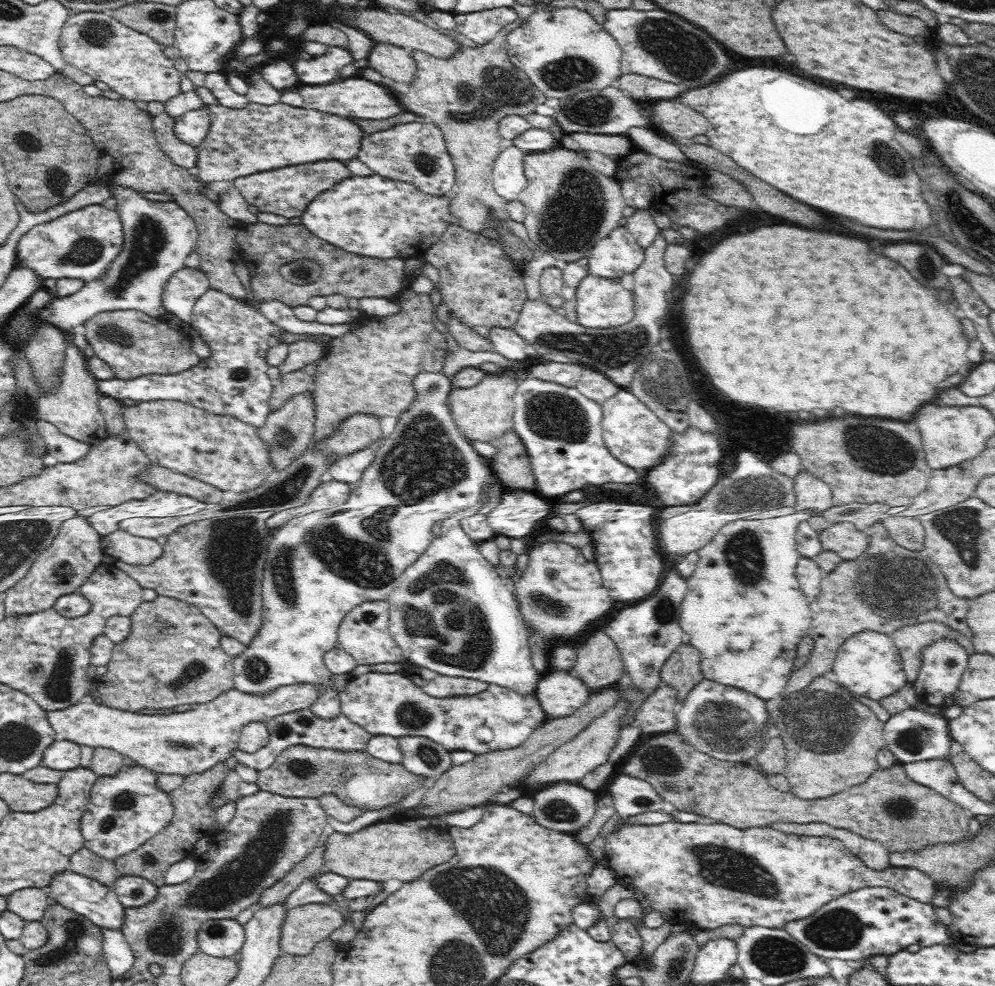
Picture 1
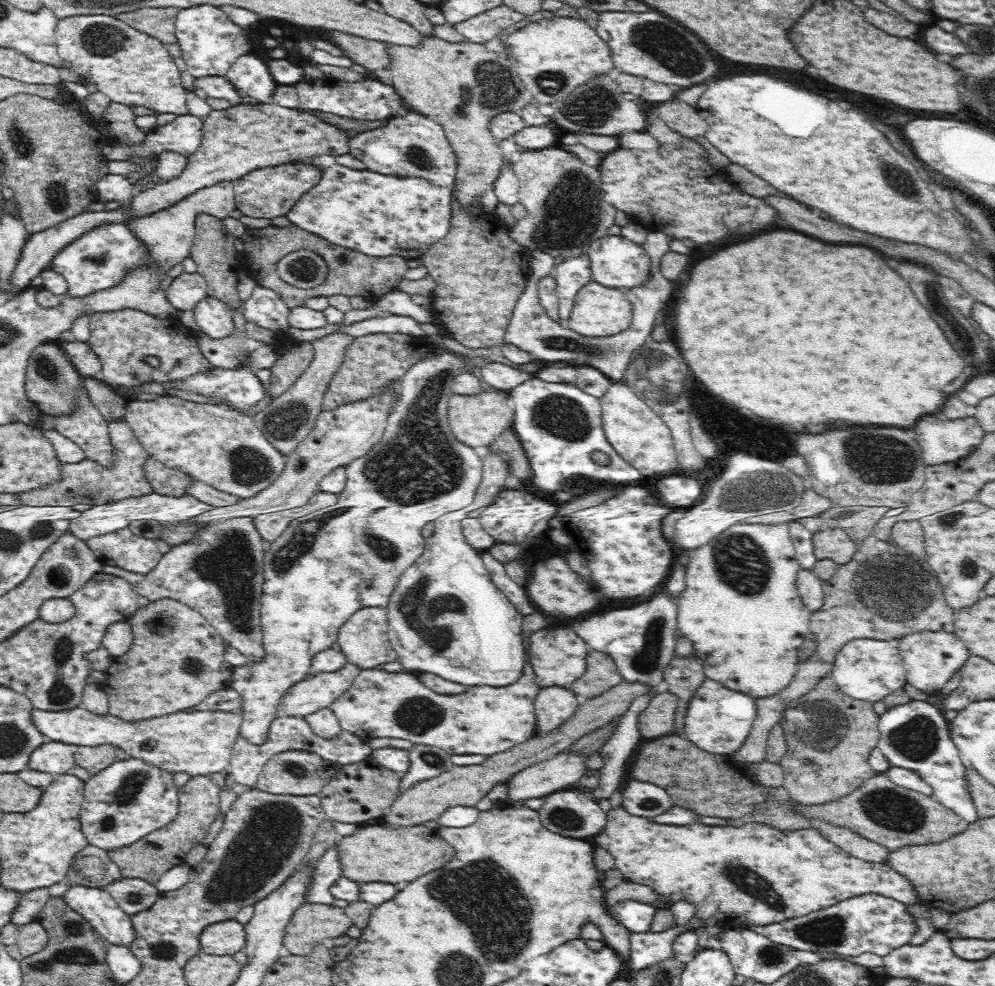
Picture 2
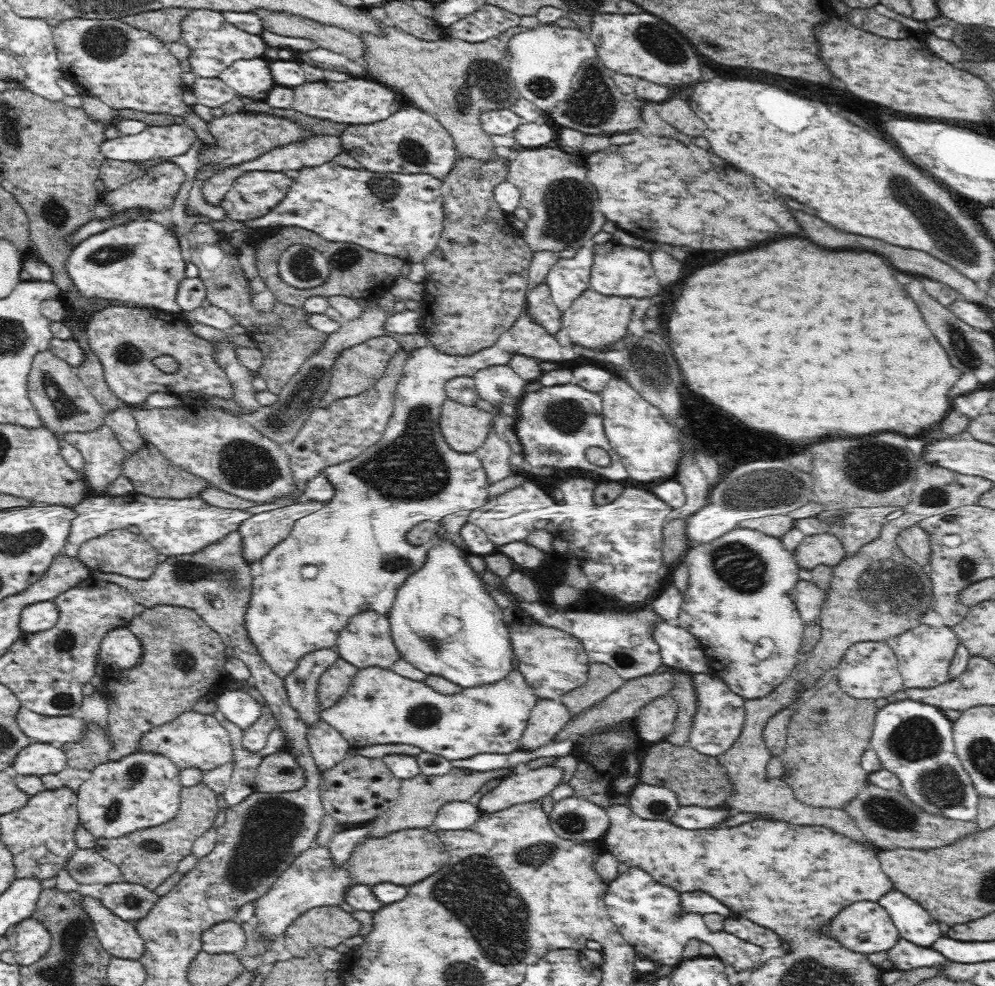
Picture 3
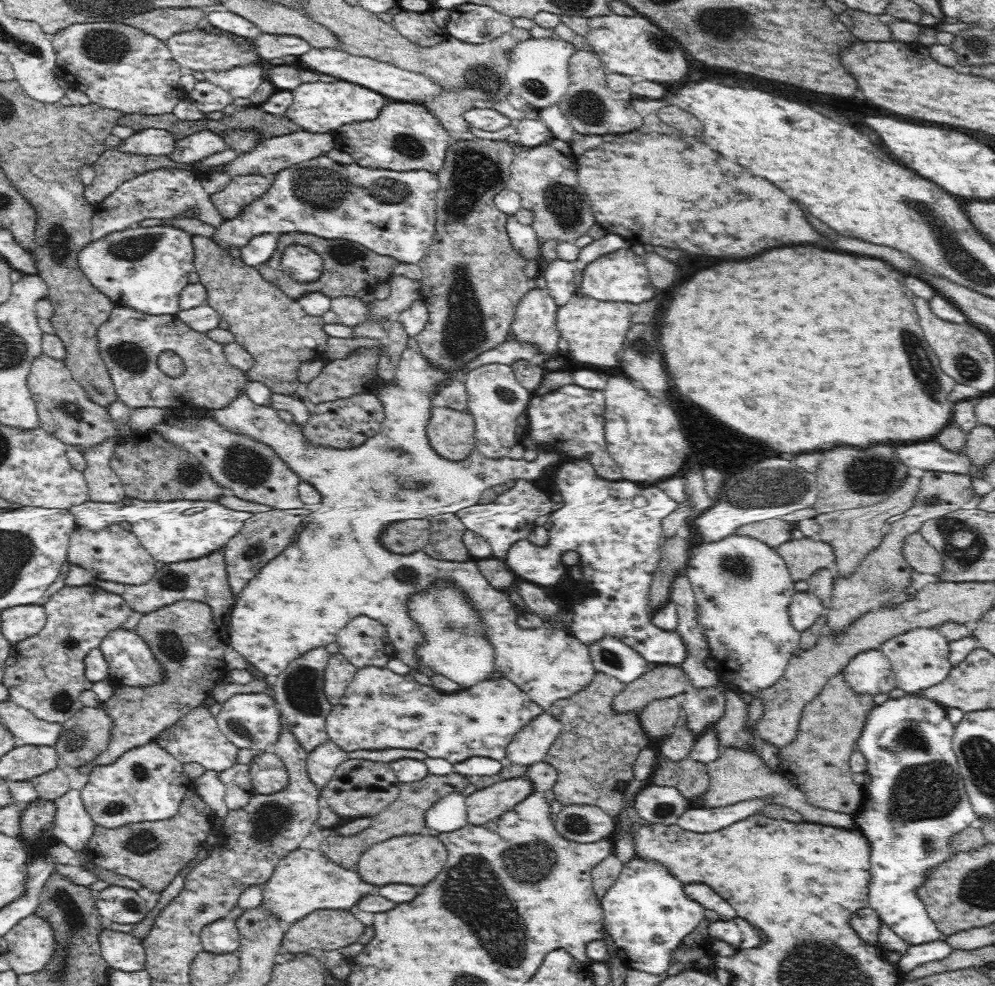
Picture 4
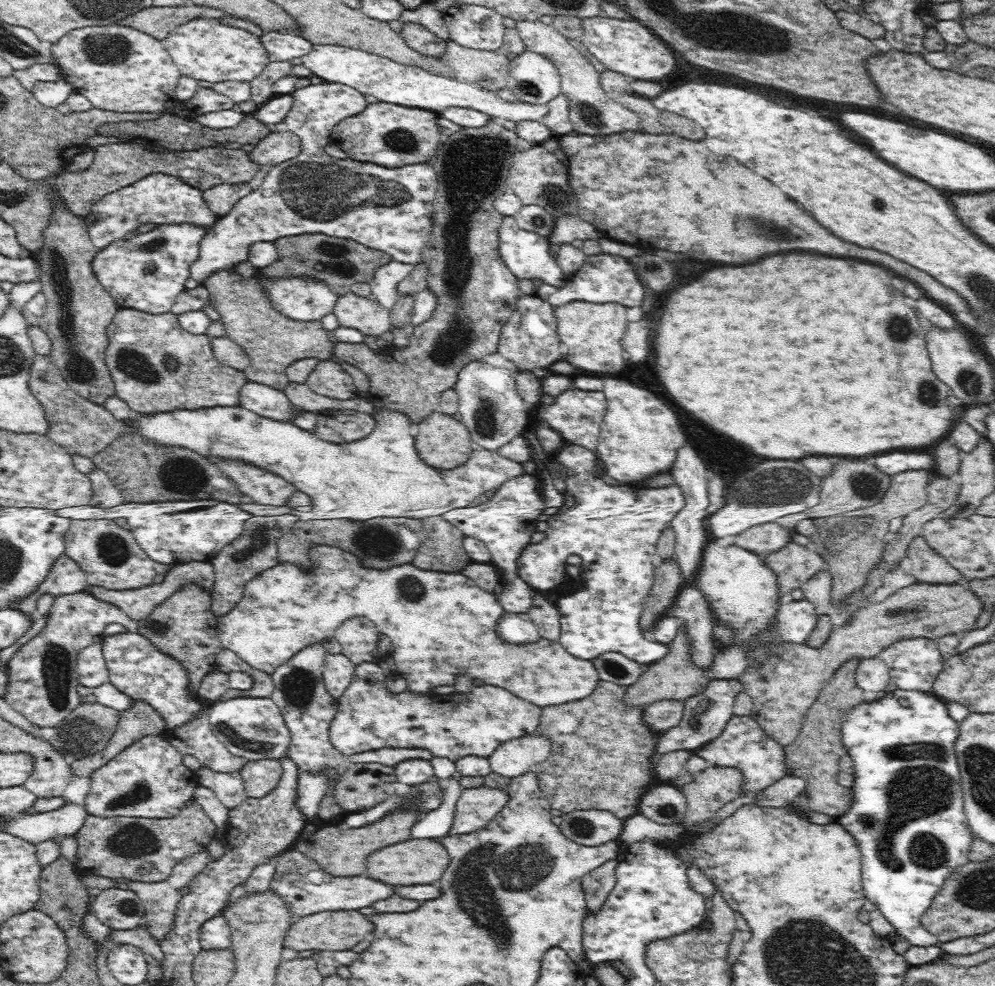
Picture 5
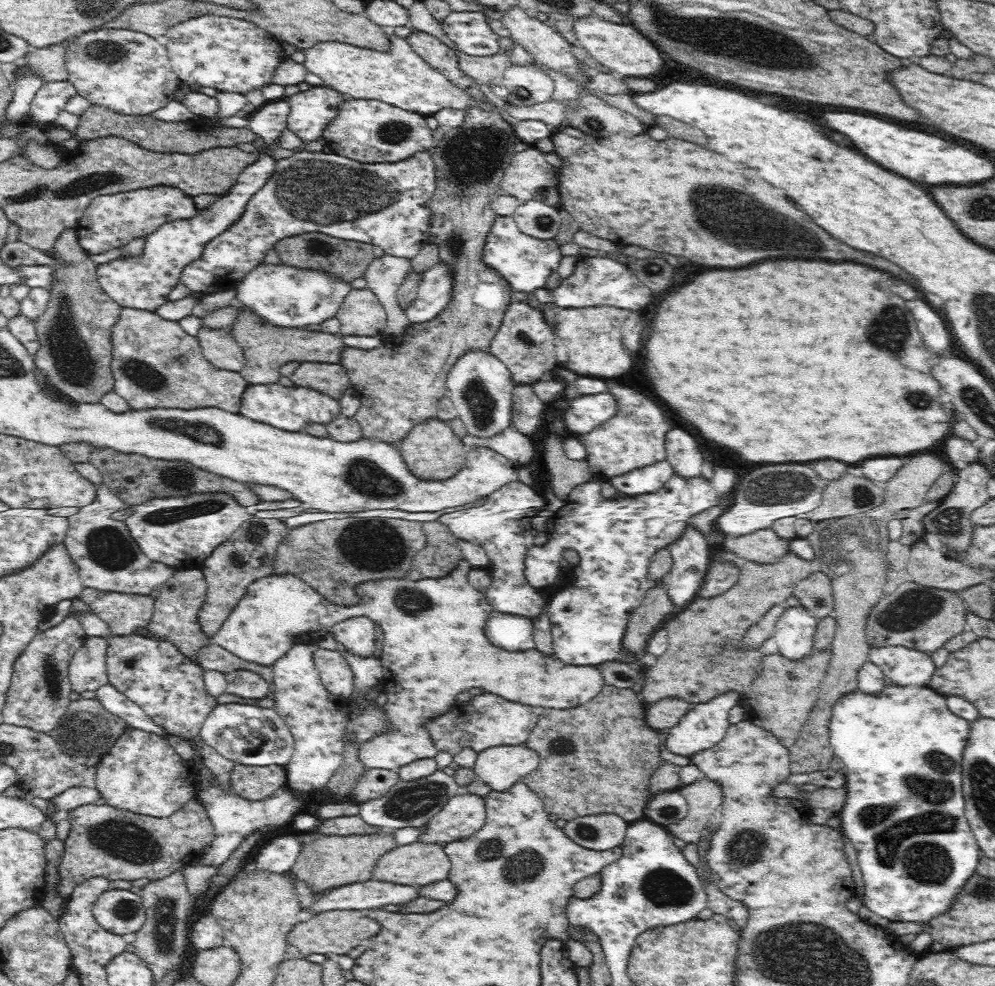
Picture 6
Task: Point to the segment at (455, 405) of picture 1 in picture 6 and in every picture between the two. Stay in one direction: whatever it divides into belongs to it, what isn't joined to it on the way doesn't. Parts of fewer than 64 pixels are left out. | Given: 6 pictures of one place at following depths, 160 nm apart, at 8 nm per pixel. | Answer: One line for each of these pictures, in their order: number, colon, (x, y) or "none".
2: (477, 420)
3: (465, 428)
4: (451, 433)
5: (443, 442)
6: (432, 451)

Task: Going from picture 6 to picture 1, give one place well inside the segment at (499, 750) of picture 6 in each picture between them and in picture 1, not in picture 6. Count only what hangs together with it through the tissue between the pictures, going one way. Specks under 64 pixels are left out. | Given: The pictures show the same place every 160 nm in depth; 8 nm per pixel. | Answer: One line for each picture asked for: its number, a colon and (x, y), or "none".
1: (560, 694)
2: (554, 705)
3: (549, 717)
4: (531, 745)
5: (513, 758)

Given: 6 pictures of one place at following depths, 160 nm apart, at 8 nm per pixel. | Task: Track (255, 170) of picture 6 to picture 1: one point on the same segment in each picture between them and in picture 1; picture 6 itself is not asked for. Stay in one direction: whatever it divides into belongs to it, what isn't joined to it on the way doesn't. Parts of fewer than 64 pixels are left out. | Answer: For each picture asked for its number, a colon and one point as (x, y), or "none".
1: (83, 244)
2: (100, 258)
3: (141, 262)
4: (143, 268)
5: (147, 272)

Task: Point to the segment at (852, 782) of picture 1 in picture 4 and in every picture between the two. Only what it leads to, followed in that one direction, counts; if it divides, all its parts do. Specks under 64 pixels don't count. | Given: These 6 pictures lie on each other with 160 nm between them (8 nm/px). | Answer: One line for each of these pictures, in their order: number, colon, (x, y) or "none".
2: (830, 736)
3: (821, 763)
4: (817, 762)

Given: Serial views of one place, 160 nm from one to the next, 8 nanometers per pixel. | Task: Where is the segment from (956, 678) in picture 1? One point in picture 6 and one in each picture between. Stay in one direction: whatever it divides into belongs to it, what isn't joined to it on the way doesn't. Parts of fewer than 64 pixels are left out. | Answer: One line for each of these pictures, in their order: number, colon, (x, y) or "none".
2: (931, 658)
3: (924, 654)
4: (919, 658)
5: (914, 663)
6: (902, 666)

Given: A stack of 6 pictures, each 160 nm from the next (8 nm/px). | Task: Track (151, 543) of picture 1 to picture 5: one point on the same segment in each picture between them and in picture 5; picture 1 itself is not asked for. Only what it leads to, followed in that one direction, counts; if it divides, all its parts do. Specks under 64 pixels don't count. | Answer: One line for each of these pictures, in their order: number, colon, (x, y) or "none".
2: (124, 549)
3: (120, 551)
4: (114, 554)
5: (110, 556)

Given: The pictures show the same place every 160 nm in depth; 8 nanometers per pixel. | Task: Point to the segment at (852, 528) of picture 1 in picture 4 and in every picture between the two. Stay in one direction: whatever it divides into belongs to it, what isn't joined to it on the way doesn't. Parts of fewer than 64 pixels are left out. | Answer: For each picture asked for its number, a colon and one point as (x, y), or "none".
2: (836, 544)
3: (822, 548)
4: (804, 556)

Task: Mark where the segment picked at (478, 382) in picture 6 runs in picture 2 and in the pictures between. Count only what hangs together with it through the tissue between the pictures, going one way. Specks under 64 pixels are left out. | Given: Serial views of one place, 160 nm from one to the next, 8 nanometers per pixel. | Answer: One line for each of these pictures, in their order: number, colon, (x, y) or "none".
2: (446, 616)
3: (500, 384)
4: (496, 398)
5: (490, 406)

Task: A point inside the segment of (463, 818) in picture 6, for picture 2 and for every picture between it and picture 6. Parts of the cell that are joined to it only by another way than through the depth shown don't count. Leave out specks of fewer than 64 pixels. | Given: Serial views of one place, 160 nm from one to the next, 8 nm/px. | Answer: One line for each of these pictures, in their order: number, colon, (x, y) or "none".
2: (564, 770)
3: (528, 785)
4: (485, 805)
5: (477, 807)

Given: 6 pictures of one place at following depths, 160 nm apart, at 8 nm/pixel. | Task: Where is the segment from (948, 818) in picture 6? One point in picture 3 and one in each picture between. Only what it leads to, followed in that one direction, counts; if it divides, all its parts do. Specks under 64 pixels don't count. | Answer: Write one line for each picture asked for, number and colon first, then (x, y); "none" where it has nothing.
3: (914, 741)
4: (920, 802)
5: (908, 818)

